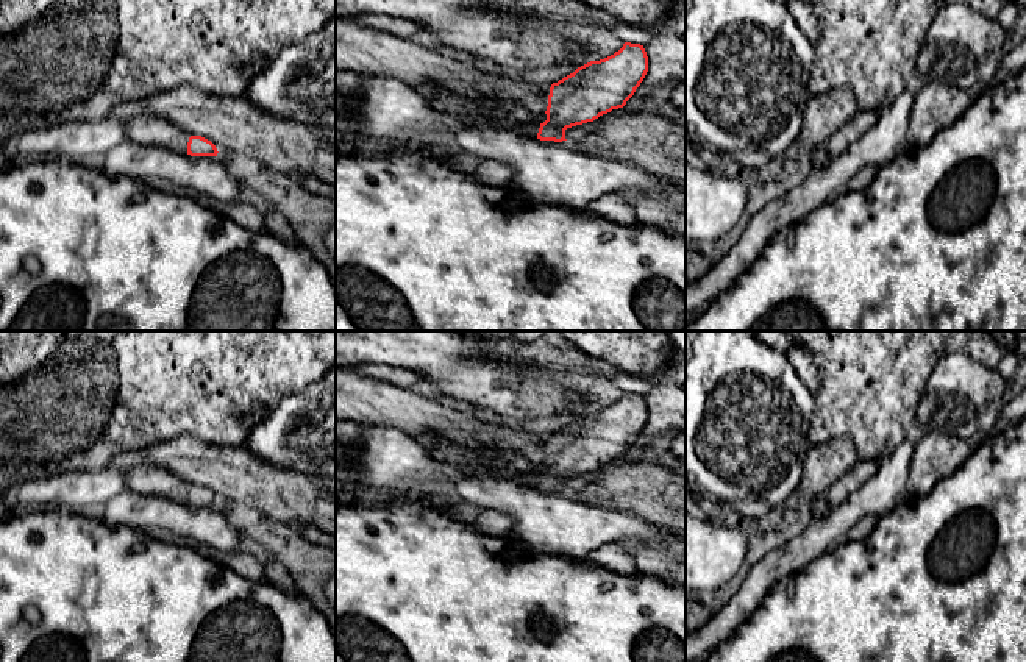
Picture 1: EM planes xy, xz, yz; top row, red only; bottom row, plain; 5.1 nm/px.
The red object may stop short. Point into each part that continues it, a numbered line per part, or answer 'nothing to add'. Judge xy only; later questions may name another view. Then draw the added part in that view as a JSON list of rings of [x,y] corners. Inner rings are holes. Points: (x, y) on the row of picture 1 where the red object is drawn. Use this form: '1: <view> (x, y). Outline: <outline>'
1: xy (149, 130). Outline: [[[137,116],[123,123],[126,139],[142,145],[158,145],[175,153],[187,153],[191,134],[158,116]]]

